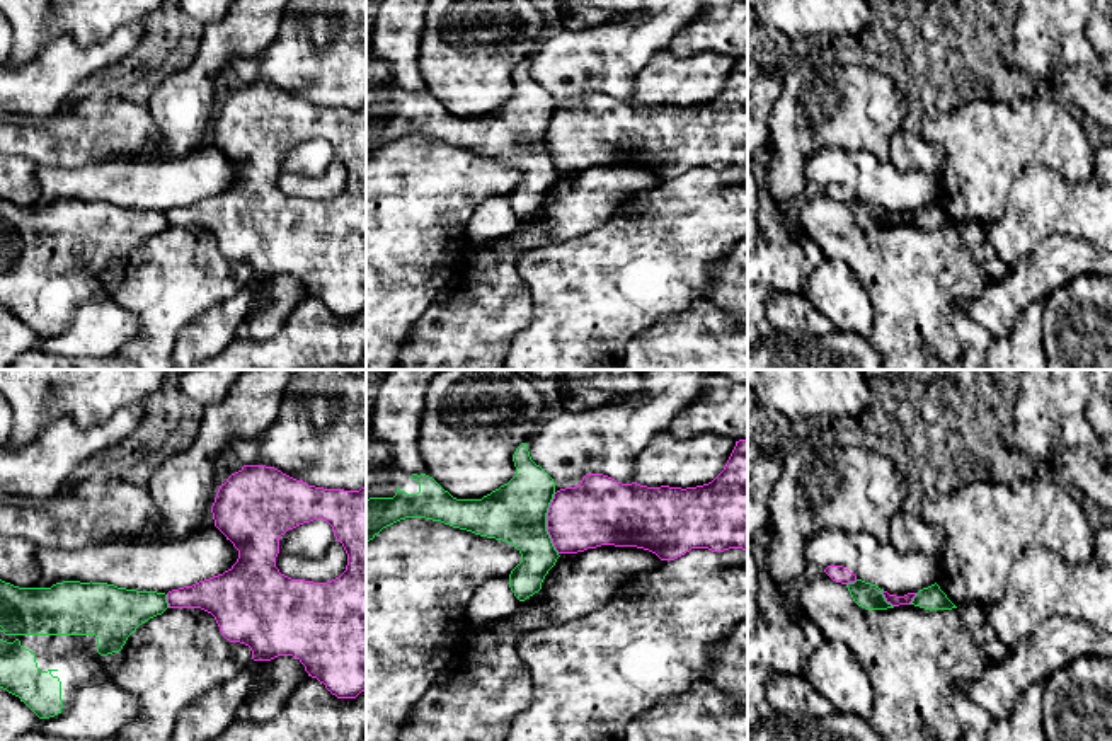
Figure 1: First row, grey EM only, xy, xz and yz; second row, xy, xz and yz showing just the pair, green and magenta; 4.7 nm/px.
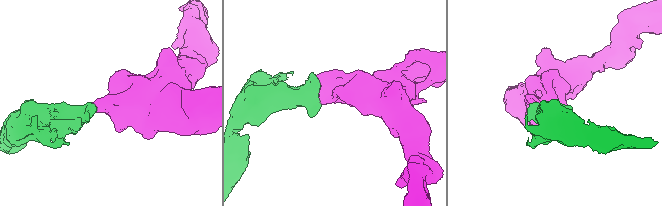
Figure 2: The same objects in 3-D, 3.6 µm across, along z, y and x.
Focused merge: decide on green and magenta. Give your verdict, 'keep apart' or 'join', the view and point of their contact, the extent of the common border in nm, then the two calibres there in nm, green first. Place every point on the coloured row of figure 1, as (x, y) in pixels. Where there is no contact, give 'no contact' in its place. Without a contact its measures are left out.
keep apart; meets green in xz at (545, 523); contact 280 nm long; 280 nm thick on the green side, 320 nm on the other

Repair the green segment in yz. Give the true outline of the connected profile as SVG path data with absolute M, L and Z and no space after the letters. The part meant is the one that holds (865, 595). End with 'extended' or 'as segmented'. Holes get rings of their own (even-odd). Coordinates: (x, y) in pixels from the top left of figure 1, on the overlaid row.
M857 579L855 583L846 584L853 601L865 610L887 610L894 608L886 601L879 586Z; as segmented

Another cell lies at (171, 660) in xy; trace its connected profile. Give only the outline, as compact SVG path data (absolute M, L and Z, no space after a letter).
M167 608L129 635L123 664L112 678L140 705L138 717L118 736L124 741L172 741L182 710L204 692L247 669L250 663L250 647L226 640L211 613L201 608Z

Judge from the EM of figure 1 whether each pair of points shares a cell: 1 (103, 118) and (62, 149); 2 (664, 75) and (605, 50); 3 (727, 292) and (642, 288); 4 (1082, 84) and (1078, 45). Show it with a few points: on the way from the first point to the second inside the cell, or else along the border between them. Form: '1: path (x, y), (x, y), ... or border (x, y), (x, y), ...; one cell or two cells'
1: path (92, 128), (72, 138); one cell
2: border (668, 46), (656, 51), (637, 75), (634, 99); two cells
3: border (727, 256), (716, 266), (707, 298); two cells
4: border (1094, 74), (1060, 65), (1051, 89); two cells

